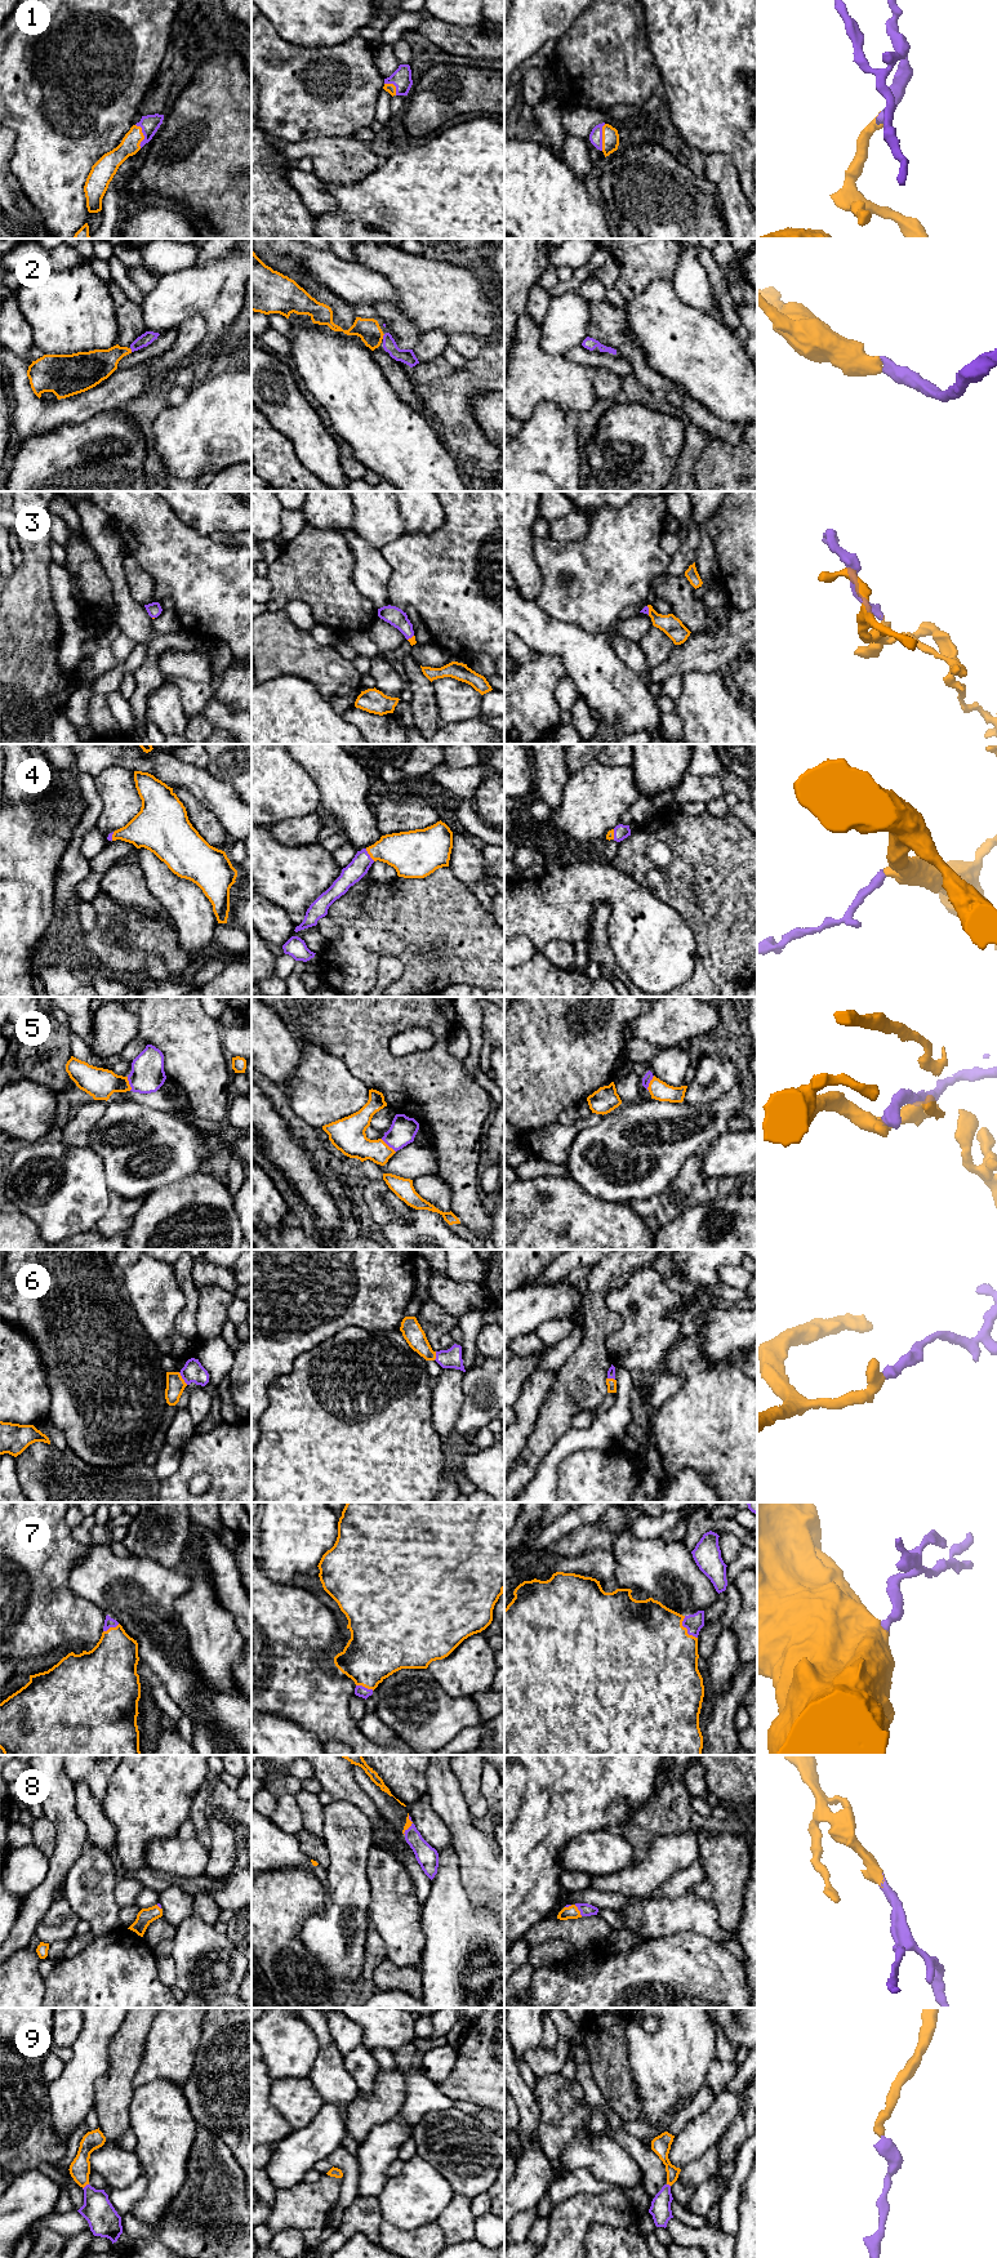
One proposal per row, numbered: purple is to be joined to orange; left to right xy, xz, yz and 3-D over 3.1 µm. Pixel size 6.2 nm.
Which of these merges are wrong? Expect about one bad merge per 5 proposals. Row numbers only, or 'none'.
none

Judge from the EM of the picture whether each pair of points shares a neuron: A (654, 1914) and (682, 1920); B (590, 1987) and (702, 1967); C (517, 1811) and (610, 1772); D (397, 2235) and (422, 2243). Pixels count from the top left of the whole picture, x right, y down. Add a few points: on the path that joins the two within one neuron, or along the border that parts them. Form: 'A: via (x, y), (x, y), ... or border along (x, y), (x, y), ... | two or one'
A: via (661, 1916), (676, 1916) | one
B: via (618, 1987), (641, 1983), (645, 1980), (673, 1980) | one
C: via (541, 1787), (556, 1772), (587, 1772) | one
D: via (404, 2241), (415, 2243) | one

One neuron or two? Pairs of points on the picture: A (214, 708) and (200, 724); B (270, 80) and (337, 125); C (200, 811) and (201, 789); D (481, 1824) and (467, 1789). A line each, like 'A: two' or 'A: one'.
A: two
B: one
C: two
D: two

